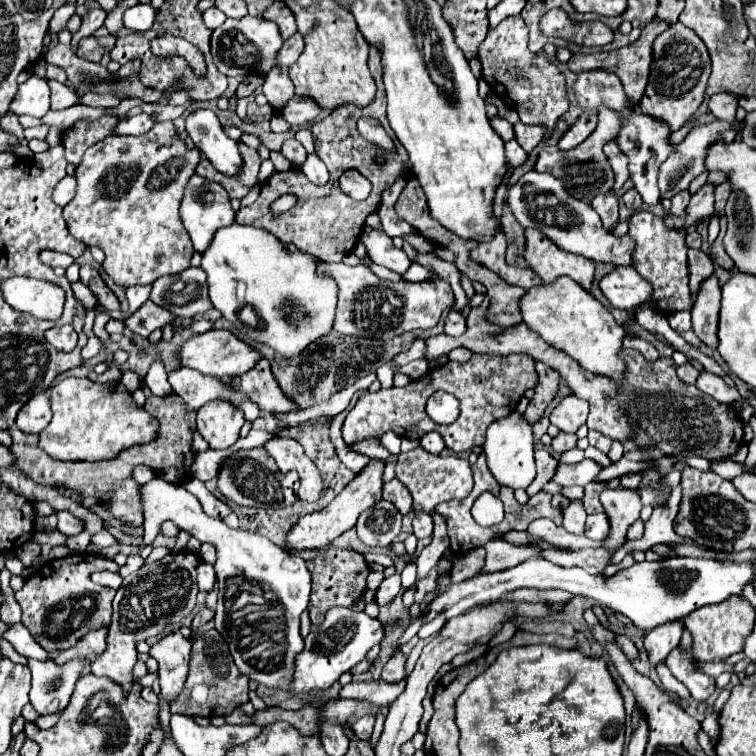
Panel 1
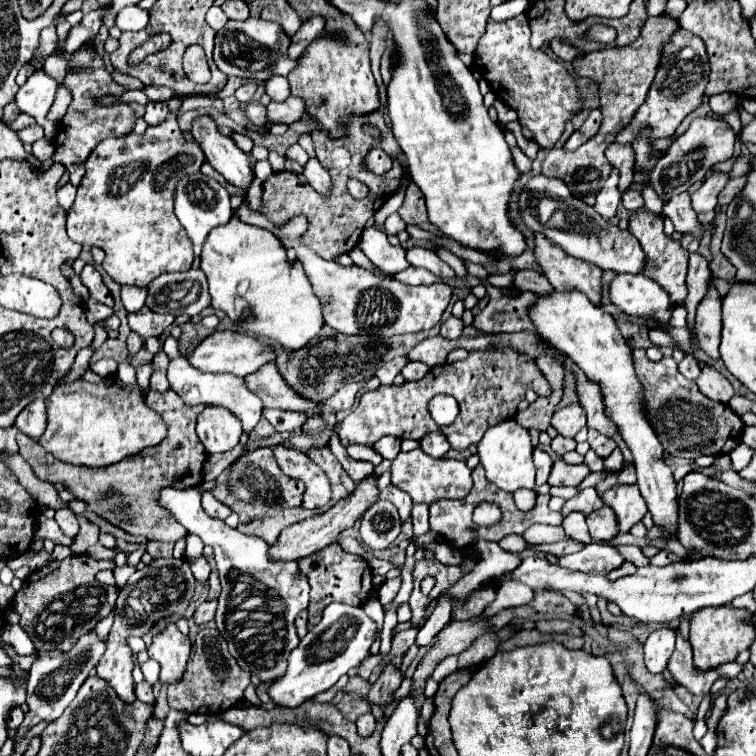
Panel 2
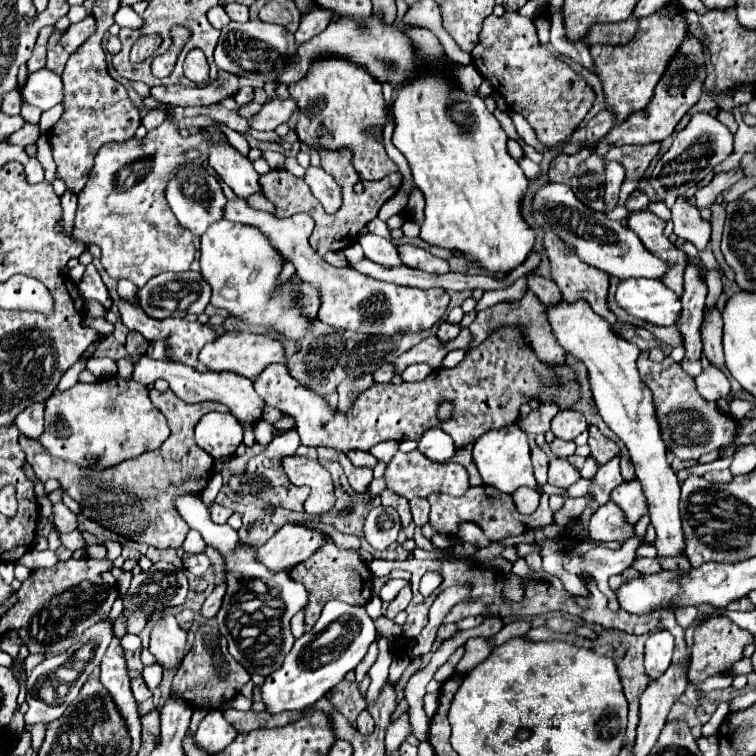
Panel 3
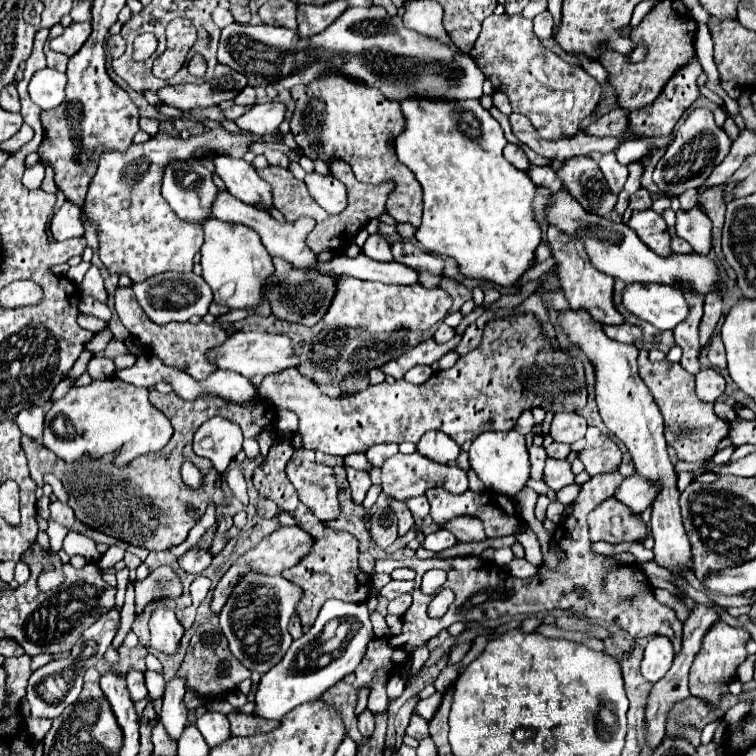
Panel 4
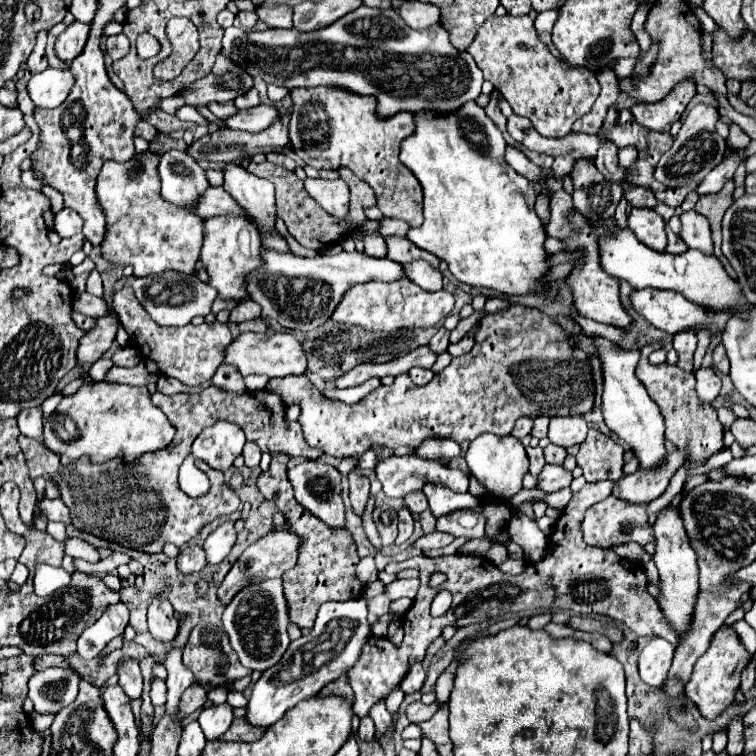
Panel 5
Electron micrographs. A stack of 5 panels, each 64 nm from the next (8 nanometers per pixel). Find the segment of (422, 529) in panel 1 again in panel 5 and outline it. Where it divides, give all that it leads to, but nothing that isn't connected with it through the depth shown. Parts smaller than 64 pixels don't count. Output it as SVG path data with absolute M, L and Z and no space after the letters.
M424 492L406 494L406 496L404 496L404 502L406 502L406 506L408 506L408 510L410 510L412 514L420 514L420 512L424 512L424 510L428 508L428 500L426 500Z

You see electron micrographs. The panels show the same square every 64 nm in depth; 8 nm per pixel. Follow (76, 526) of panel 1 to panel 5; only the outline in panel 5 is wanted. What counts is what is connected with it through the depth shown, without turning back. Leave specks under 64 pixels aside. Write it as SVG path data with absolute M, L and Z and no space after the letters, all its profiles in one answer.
M42 498L38 502L38 508L40 508L40 514L44 514L48 520L54 520L54 522L64 522L66 526L70 524L70 512L66 508L66 504L56 498L56 500L50 500L50 498Z

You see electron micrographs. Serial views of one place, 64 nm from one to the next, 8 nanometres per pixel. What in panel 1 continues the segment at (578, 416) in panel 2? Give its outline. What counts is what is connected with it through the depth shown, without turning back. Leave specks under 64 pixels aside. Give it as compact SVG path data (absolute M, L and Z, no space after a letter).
M566 396L550 414L550 422L560 432L576 432L582 424L586 424L588 402L576 396Z

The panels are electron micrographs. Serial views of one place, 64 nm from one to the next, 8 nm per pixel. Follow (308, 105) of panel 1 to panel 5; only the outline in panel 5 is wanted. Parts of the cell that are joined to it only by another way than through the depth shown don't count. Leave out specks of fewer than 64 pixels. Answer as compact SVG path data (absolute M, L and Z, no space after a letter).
M256 106L248 110L238 110L236 114L224 118L224 126L230 130L246 130L246 132L260 132L272 124L272 120L278 120L280 114L274 106Z

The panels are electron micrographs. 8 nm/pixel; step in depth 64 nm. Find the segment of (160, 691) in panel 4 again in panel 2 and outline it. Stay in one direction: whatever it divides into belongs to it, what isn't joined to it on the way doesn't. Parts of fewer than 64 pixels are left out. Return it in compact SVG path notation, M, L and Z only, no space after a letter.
M150 658L148 662L144 662L142 664L142 672L144 672L144 680L150 684L150 686L154 686L156 682L158 682L158 670L160 670L160 666Z

